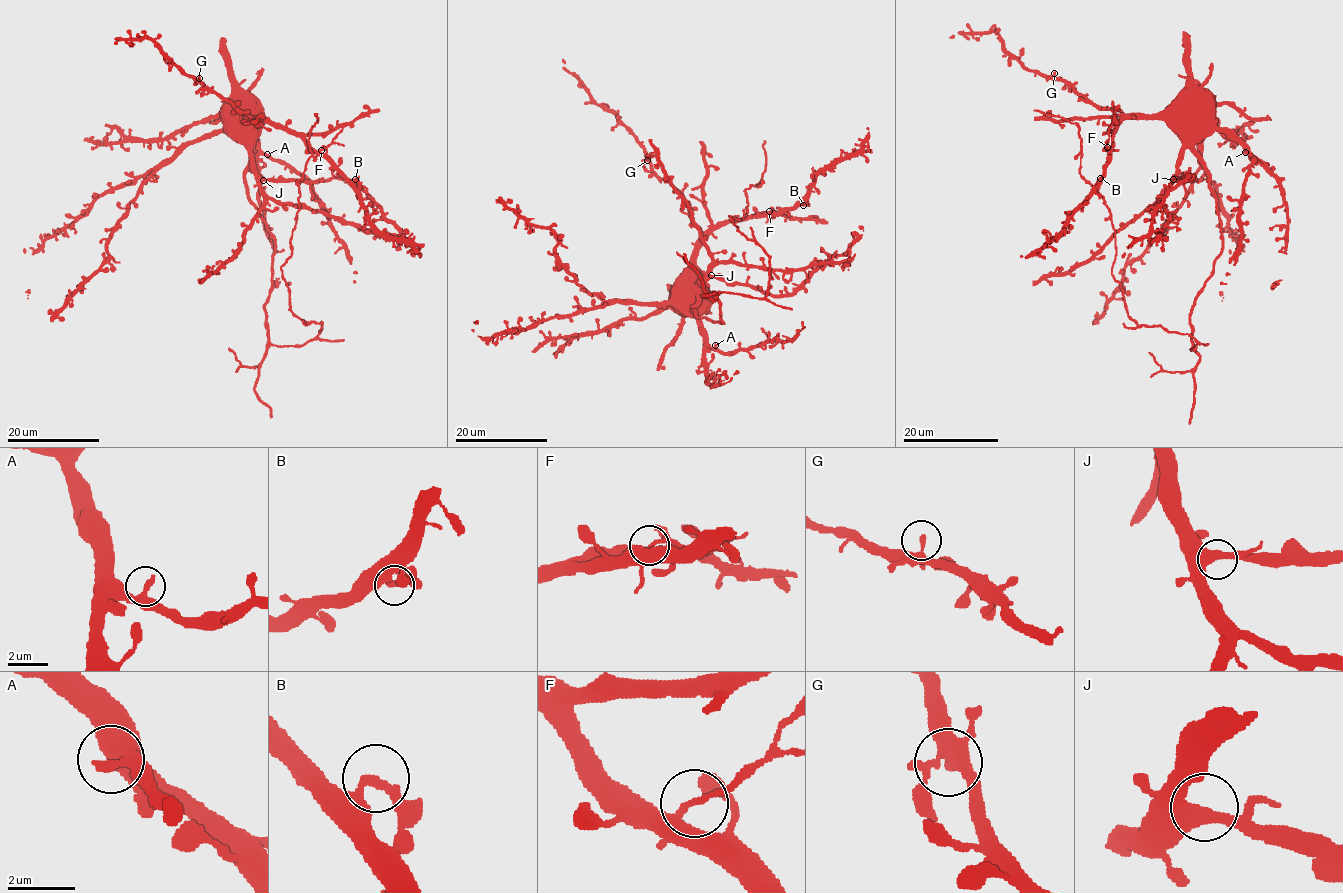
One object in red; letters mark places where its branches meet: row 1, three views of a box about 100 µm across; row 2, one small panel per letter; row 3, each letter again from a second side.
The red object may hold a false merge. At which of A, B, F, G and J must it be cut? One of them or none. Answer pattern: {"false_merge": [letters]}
{"false_merge": ["F"]}

